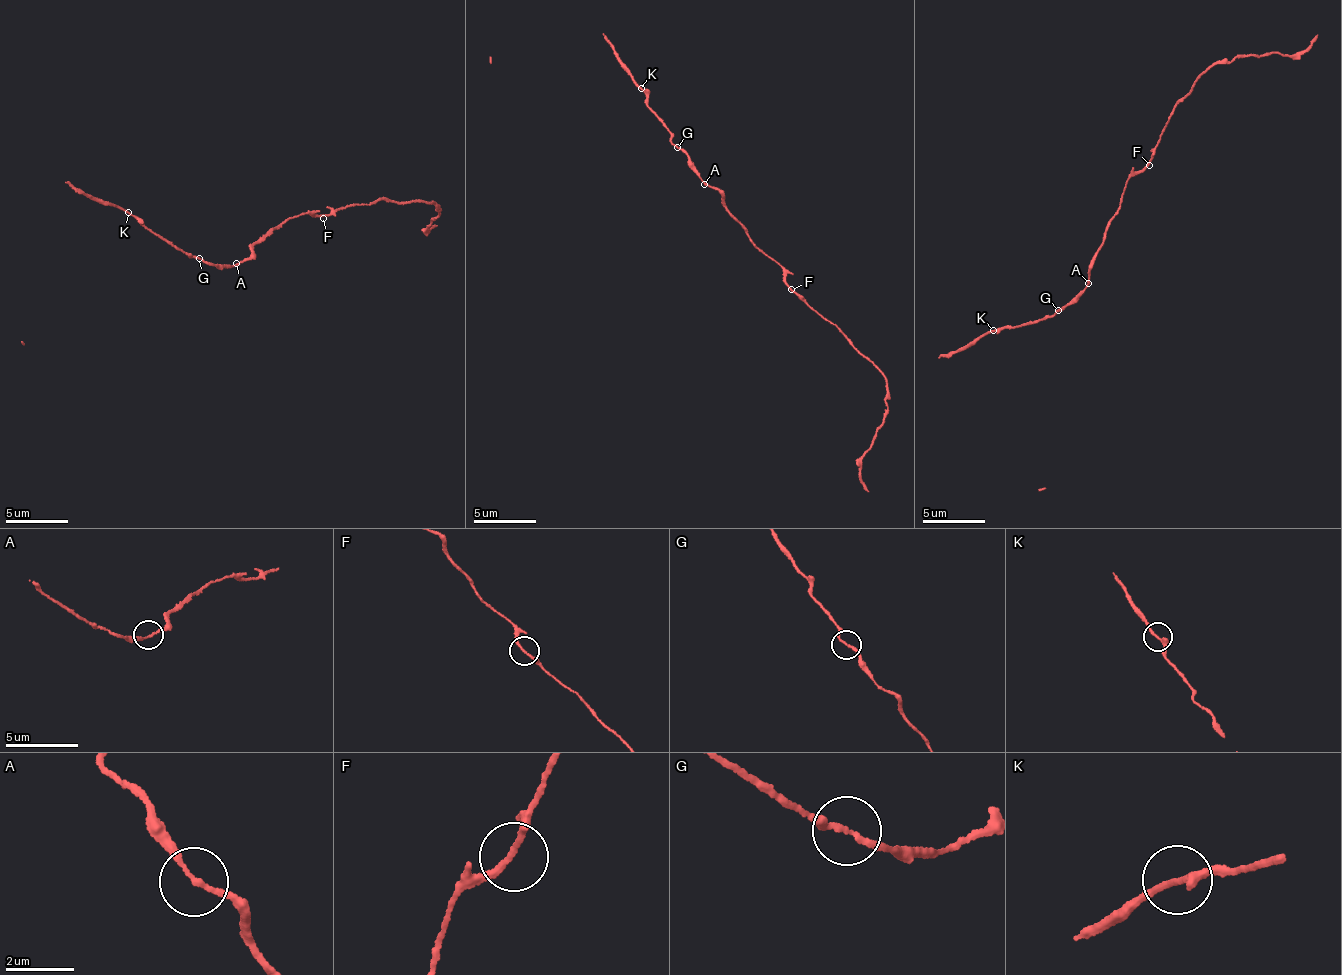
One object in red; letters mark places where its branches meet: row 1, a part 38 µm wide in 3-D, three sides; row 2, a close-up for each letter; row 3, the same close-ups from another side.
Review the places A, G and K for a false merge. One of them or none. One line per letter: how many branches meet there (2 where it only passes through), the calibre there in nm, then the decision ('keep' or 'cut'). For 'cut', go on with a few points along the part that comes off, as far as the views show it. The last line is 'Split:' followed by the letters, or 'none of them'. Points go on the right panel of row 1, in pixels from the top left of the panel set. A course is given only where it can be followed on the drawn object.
A: 2 branches meet; 140 nm thick; keep
G: 2 branches meet; 150 nm thick; keep
K: 2 branches meet; 160 nm thick; keep
Split: none of them

